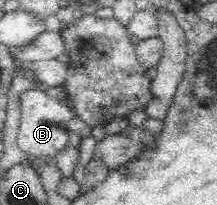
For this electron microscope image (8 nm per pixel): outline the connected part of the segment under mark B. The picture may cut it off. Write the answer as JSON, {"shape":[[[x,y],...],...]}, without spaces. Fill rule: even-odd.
{"shape":[[[34,87],[21,93],[20,106],[21,117],[17,144],[27,156],[54,158],[62,148],[69,145],[71,130],[68,125],[73,120],[74,114],[68,106],[48,96],[45,88]]]}

